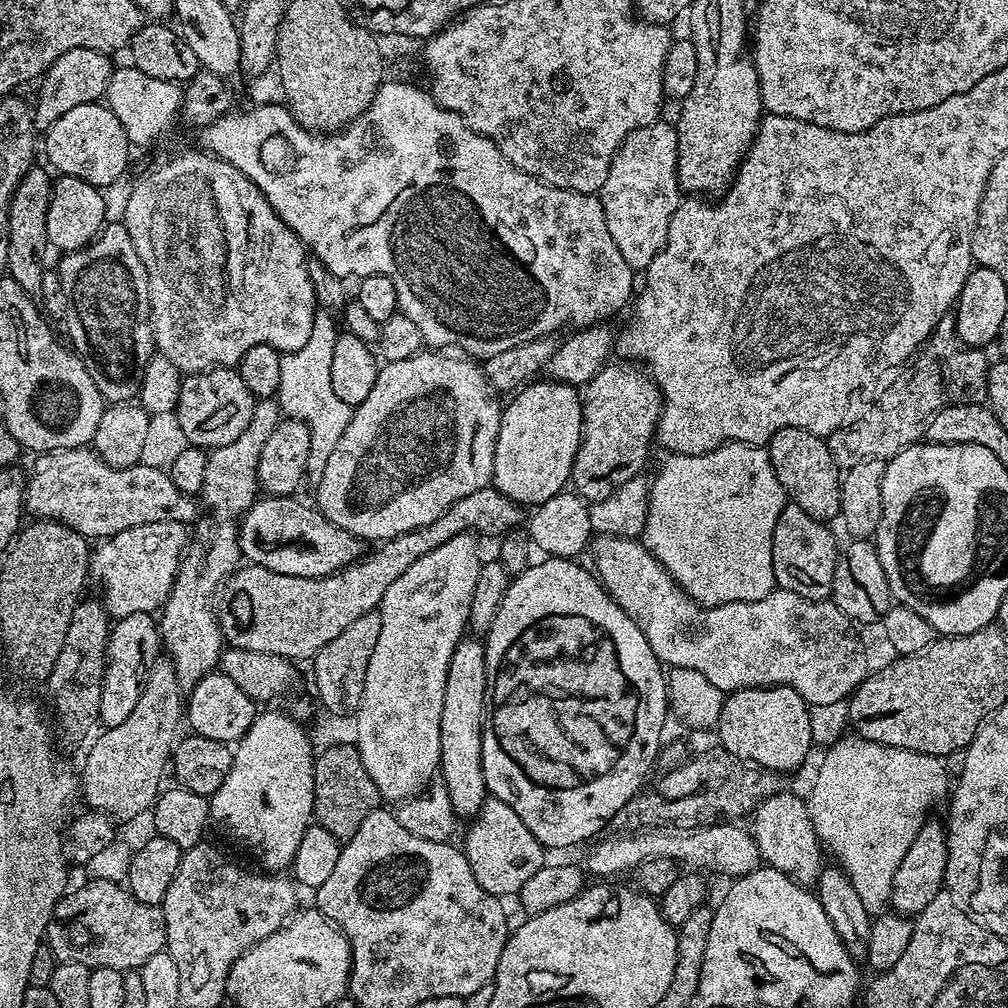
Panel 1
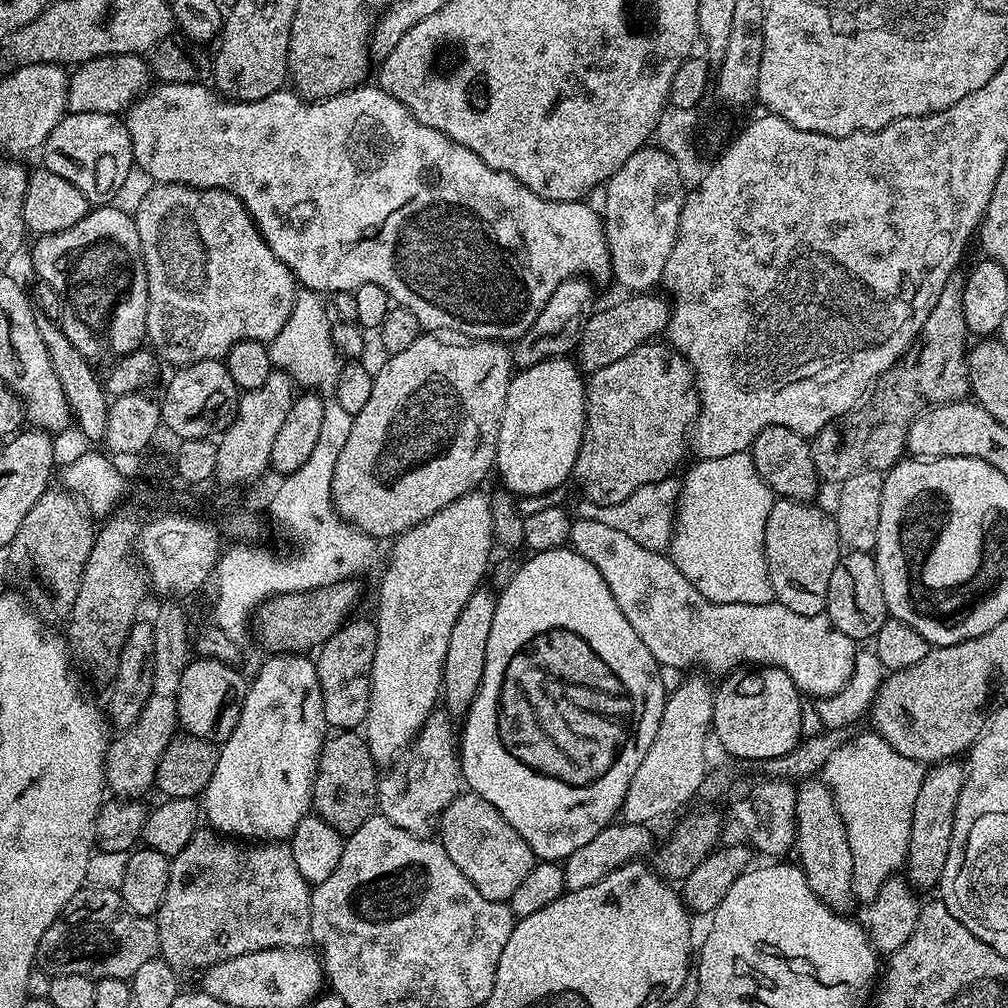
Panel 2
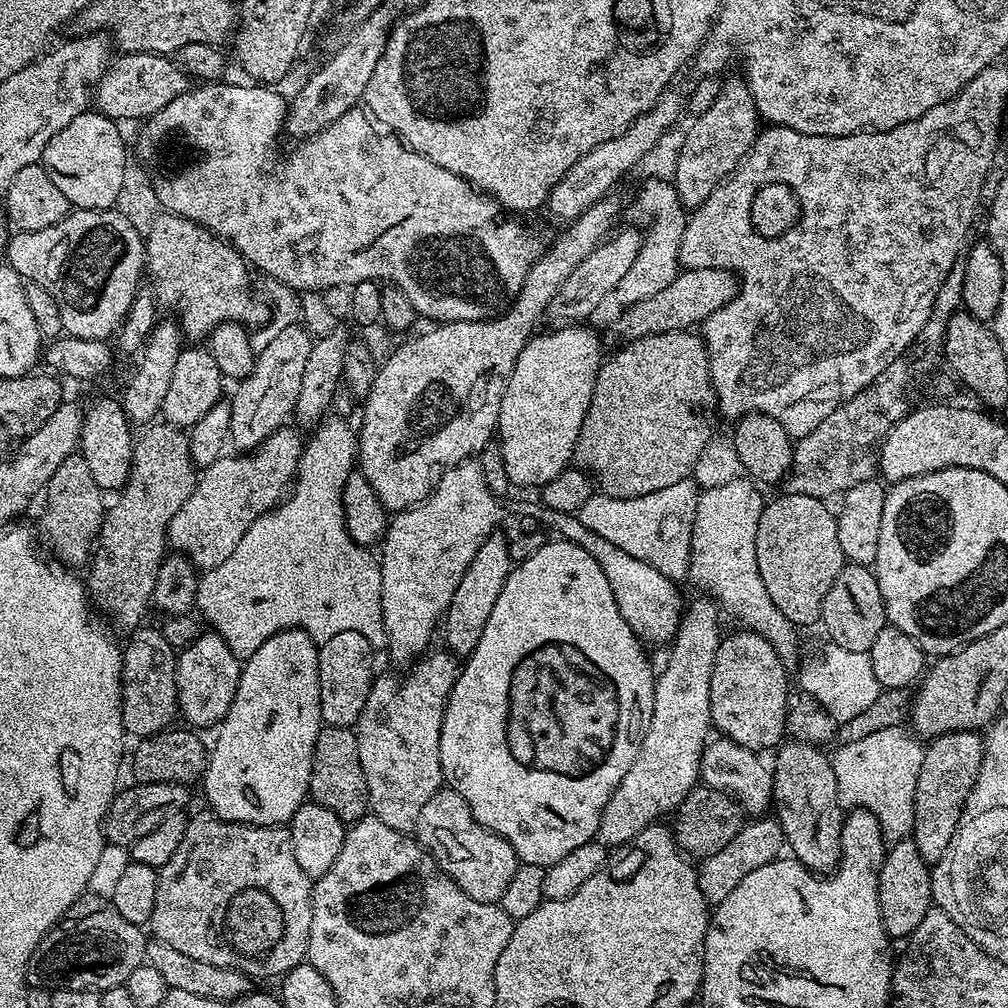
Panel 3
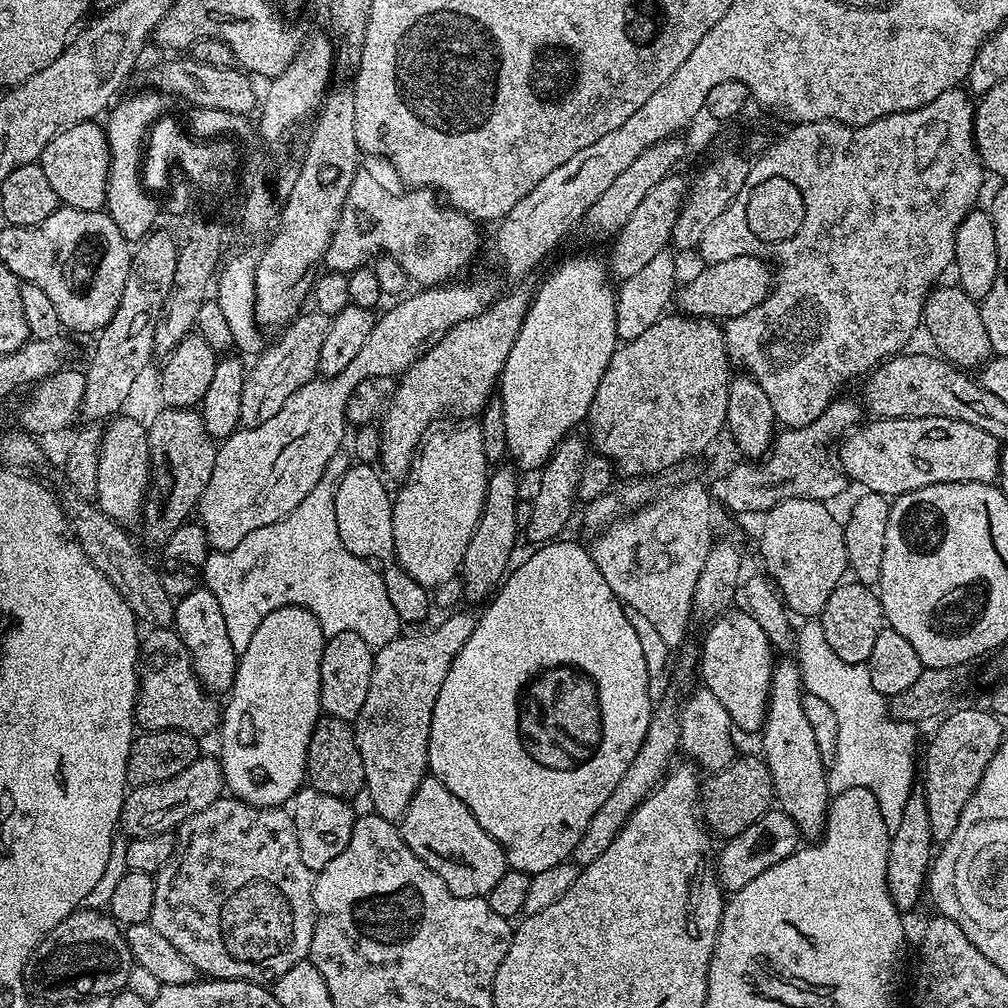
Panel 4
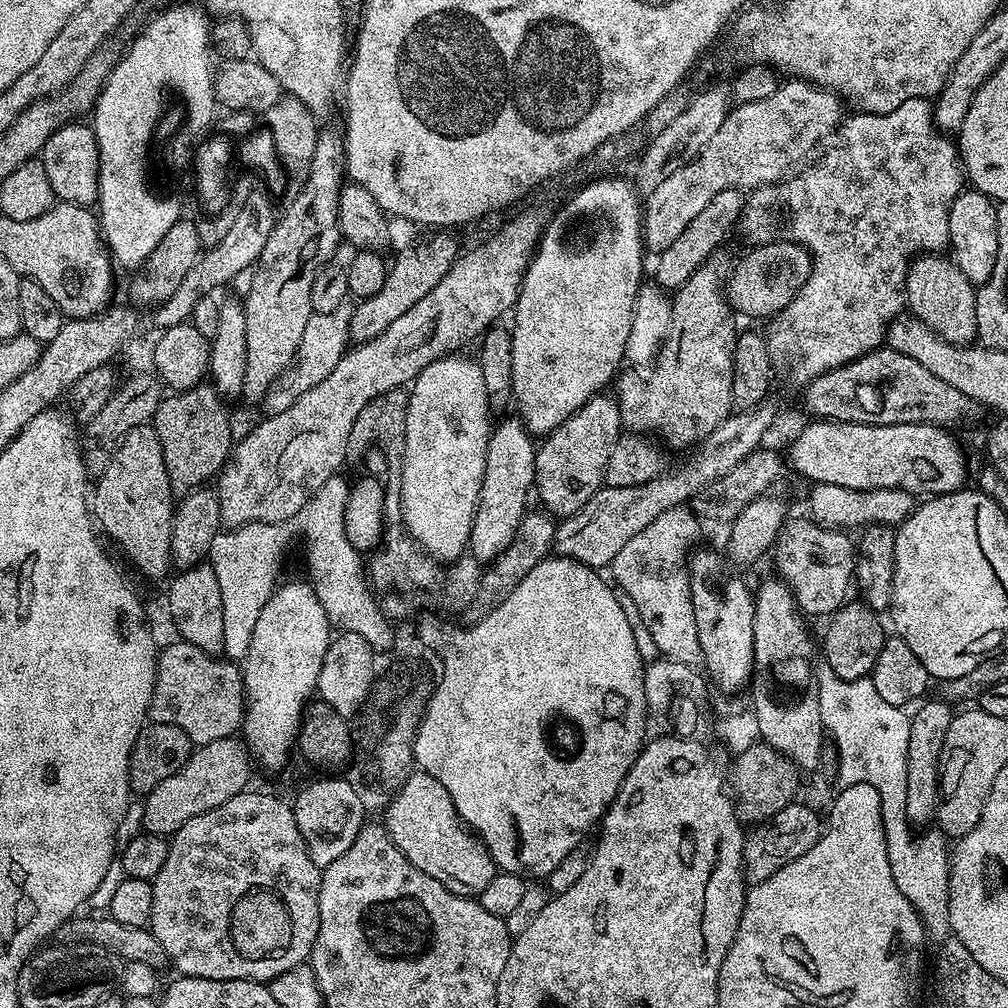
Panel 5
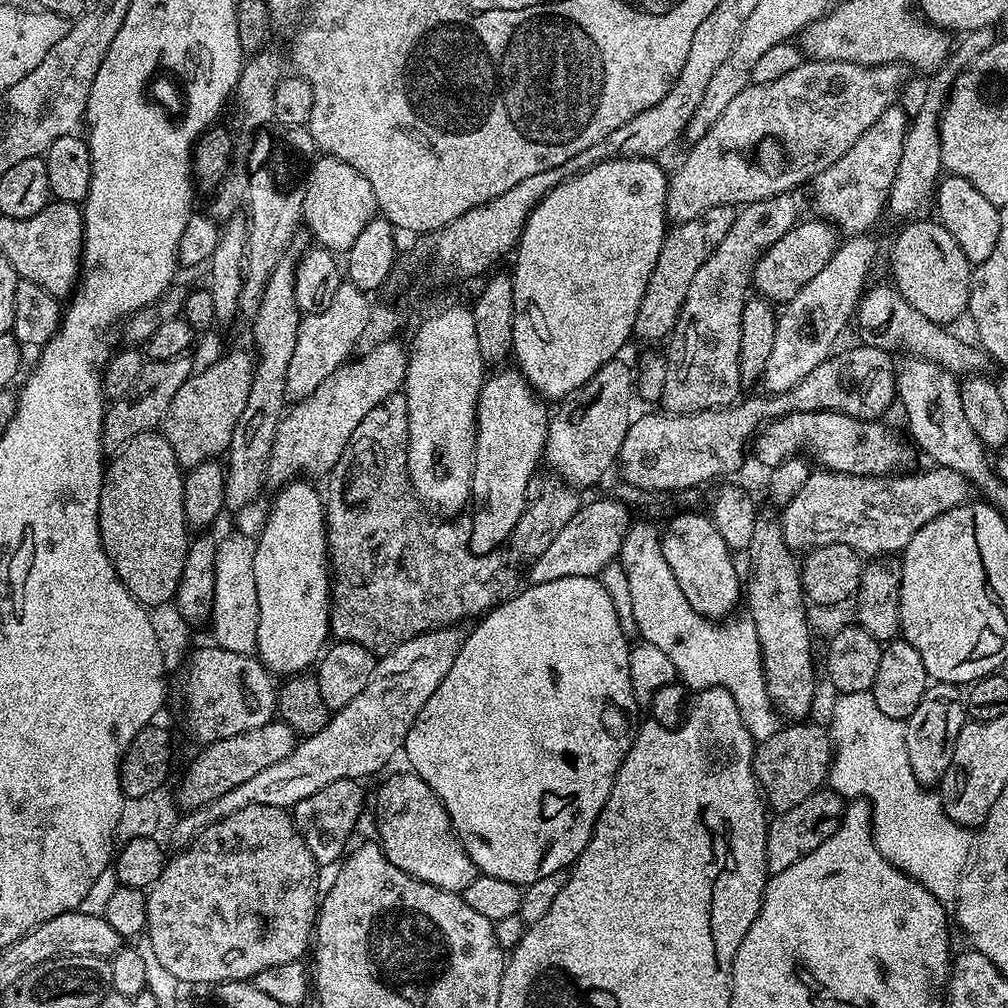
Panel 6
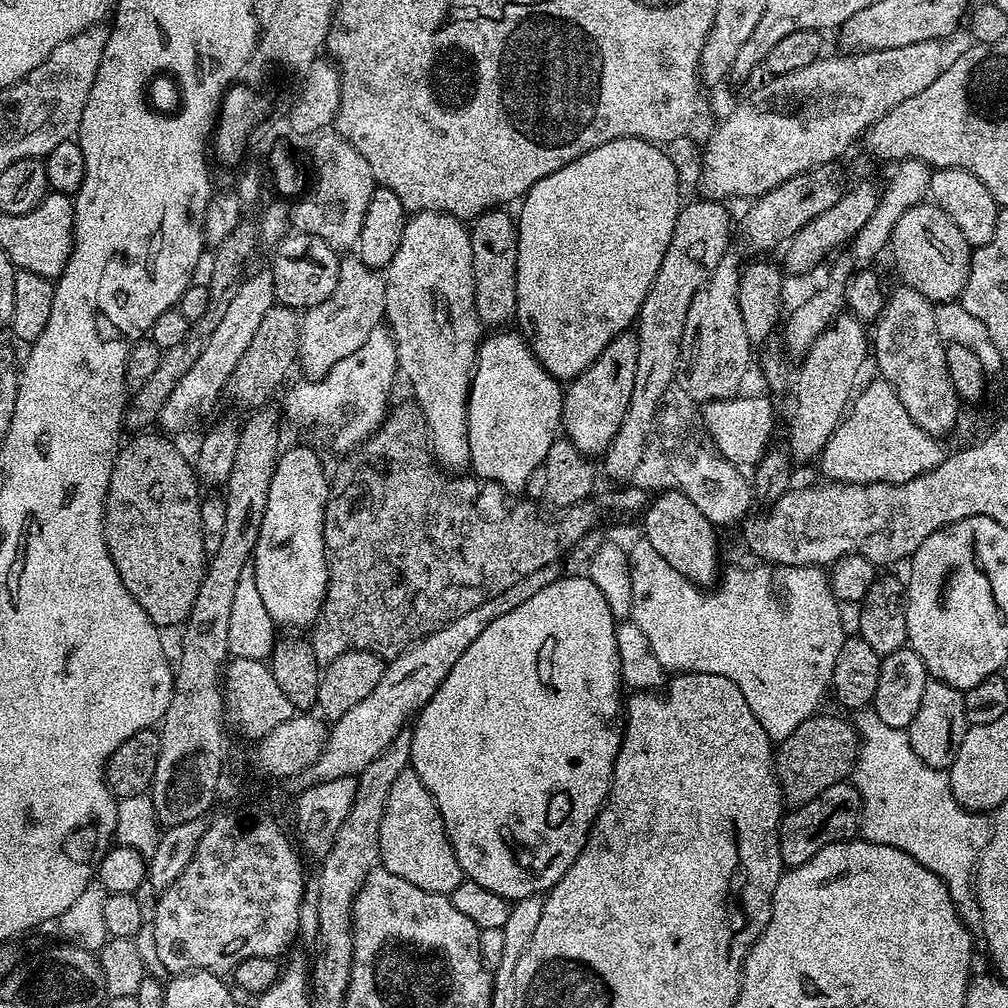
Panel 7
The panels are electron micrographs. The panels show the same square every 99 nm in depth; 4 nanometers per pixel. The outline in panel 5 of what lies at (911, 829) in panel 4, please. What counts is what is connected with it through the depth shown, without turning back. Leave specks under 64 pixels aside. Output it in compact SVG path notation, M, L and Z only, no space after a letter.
M927 700L919 705L921 708L916 713L911 713L906 755L906 814L913 825L924 824L920 826L928 826L935 821L936 808L940 805L940 755L954 715L953 705L947 700Z

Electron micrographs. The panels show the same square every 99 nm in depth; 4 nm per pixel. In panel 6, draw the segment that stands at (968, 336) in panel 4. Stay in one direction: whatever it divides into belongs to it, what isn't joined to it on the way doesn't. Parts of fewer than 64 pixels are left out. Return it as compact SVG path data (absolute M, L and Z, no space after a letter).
M916 218L916 219L913 219L911 222L908 222L908 223L913 222L913 224L908 224L905 226L904 229L901 230L900 237L897 238L896 245L894 245L892 248L892 280L891 280L891 283L902 294L902 298L906 298L906 302L910 302L910 306L914 306L914 310L918 310L926 318L930 318L930 322L934 322L935 324L943 324L945 326L952 326L952 323L954 323L955 320L958 319L960 315L963 317L965 313L967 313L968 311L968 300L969 298L972 297L972 273L974 271L974 266L966 258L966 254L962 254L962 246L958 246L958 242L954 242L954 234L950 234L950 230L944 227L944 225L940 223L939 219L936 219L936 218L932 218L932 220L918 220L918 219L919 218Z

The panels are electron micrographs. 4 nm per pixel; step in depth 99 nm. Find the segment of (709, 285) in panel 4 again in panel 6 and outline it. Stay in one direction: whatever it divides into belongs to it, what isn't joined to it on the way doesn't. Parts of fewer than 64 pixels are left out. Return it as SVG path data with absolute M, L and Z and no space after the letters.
M801 219L790 231L782 234L782 238L778 238L778 242L774 242L766 254L762 254L758 266L752 272L752 283L763 299L771 300L777 306L786 305L830 262L838 247L837 229L827 219L815 219Z

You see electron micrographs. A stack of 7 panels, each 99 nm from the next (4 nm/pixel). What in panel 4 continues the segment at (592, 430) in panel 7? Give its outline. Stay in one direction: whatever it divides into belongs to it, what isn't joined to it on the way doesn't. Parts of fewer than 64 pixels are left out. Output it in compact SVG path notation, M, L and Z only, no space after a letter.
M576 434L565 436L563 442L554 450L554 454L539 469L540 485L536 488L536 496L531 497L533 513L528 523L522 528L522 536L532 543L532 546L543 546L565 535L564 527L572 520L572 504L577 503L576 487L578 478L582 478L583 468L590 456L590 448Z

